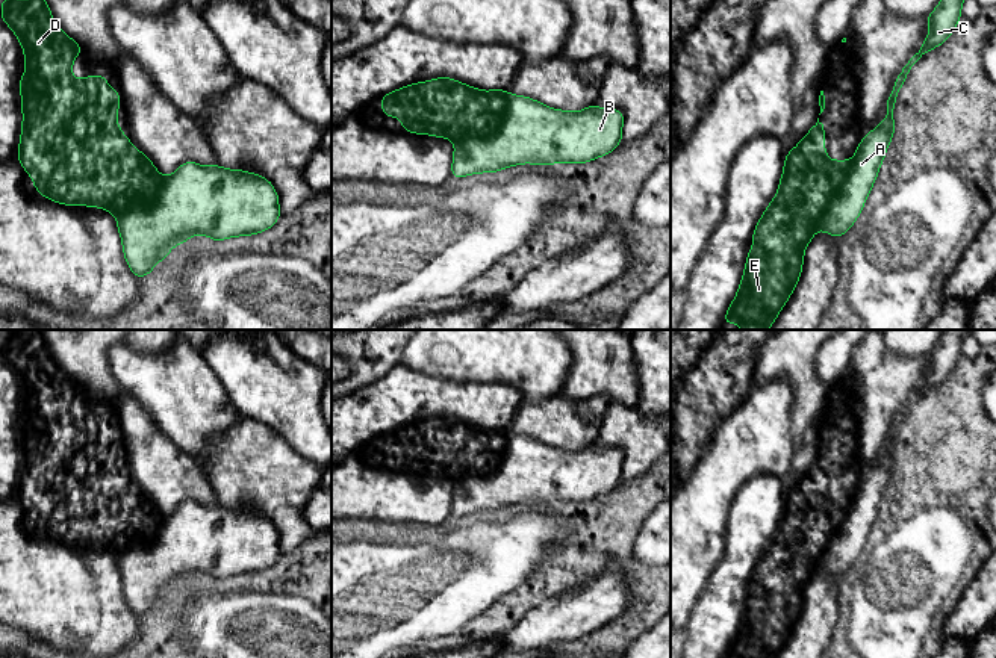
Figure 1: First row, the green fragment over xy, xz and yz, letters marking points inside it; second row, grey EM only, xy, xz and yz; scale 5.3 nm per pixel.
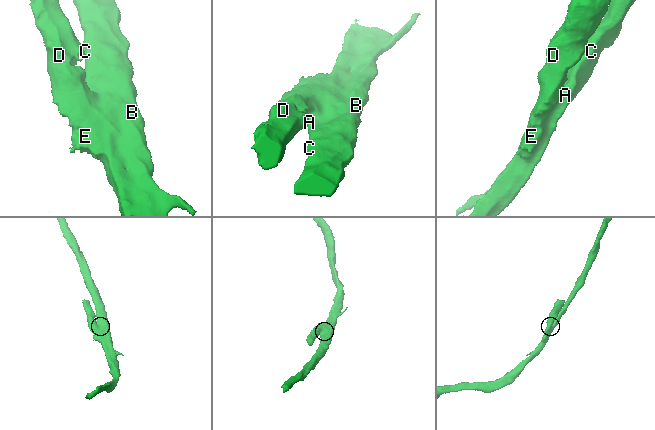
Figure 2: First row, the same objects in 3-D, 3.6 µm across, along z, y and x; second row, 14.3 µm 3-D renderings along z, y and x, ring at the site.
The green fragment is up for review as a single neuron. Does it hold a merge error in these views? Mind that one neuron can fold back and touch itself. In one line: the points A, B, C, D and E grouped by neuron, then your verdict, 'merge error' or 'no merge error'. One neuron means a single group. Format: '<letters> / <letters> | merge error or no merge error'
A B C E / D | merge error

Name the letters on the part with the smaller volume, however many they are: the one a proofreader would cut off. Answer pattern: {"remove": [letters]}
{"remove": ["D"]}

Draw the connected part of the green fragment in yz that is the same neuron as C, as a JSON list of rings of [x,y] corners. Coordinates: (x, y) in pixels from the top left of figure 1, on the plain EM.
[[[972,330],[943,333],[937,346],[926,355],[931,369],[923,384],[895,419],[884,443],[886,458],[864,473],[851,499],[829,501],[825,554],[822,557],[761,554],[752,573],[752,588],[748,591],[739,629],[724,658],[777,658],[798,623],[804,590],[817,567],[842,576],[852,566],[870,534],[879,504],[893,478],[898,433],[911,405],[951,375],[963,354],[961,342],[967,334],[972,334]]]

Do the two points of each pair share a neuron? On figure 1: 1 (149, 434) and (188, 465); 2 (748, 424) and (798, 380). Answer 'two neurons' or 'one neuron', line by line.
1: one neuron
2: two neurons

